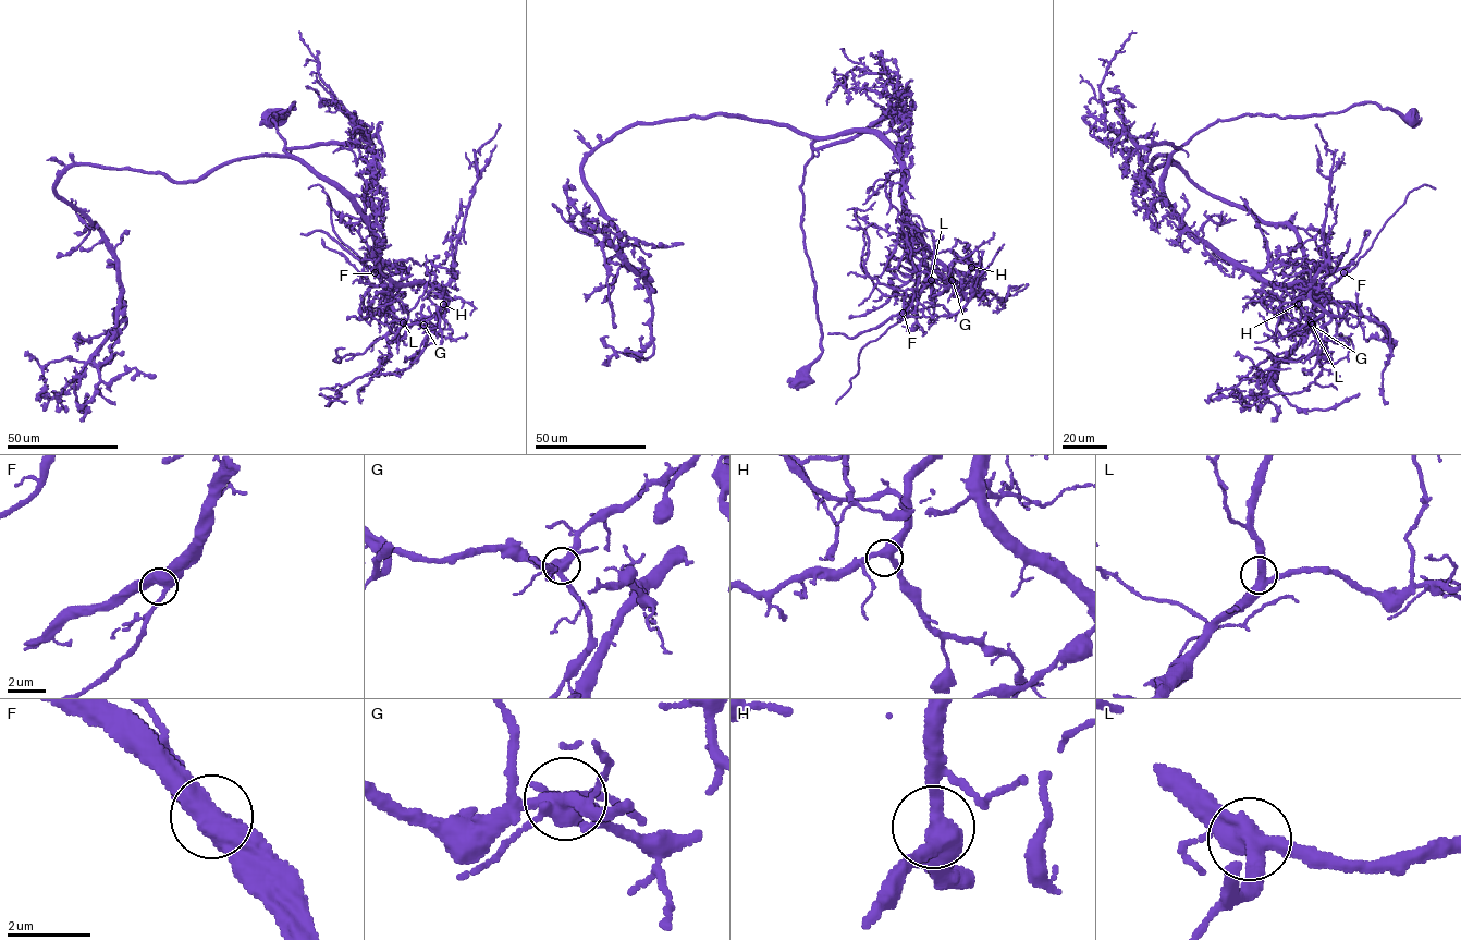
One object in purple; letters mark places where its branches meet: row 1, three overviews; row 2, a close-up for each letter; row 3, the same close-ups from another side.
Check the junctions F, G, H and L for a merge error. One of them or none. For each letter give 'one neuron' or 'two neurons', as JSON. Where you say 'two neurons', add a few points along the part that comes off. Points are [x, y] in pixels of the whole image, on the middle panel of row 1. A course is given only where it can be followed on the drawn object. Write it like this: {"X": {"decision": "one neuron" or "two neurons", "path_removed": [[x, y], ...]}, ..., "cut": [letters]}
{"F": {"decision": "one neuron"}, "G": {"decision": "two neurons", "path_removed": [[952, 281], [930, 281], [911, 298], [896, 322], [860, 350], [859, 370], [836, 404]]}, "H": {"decision": "one neuron"}, "L": {"decision": "one neuron"}, "cut": ["G"]}

